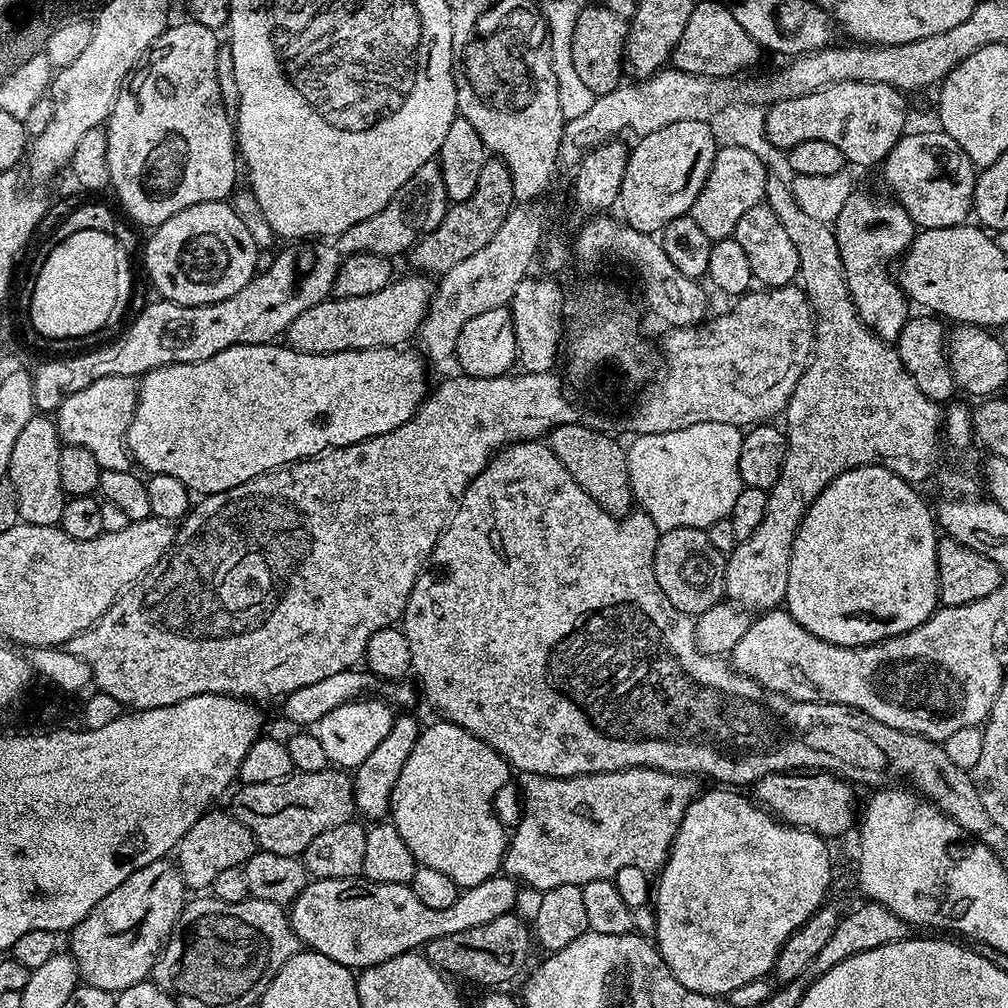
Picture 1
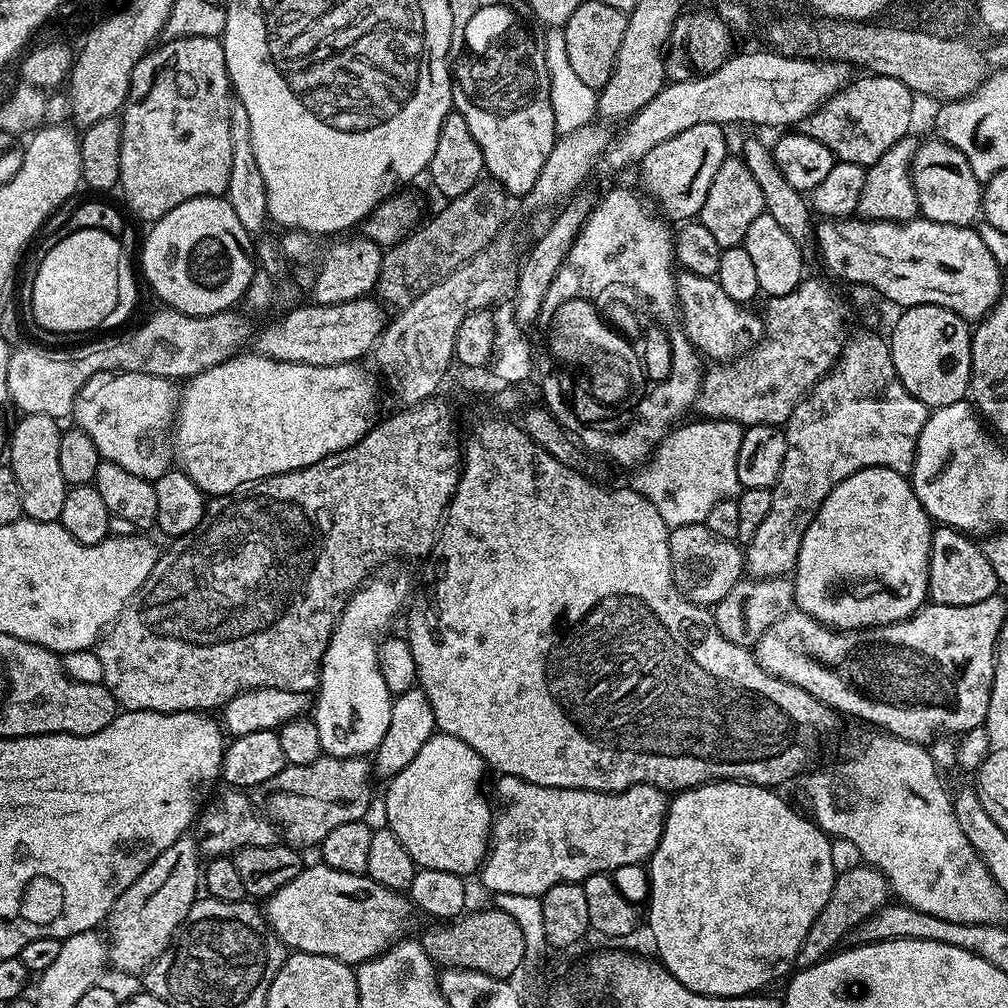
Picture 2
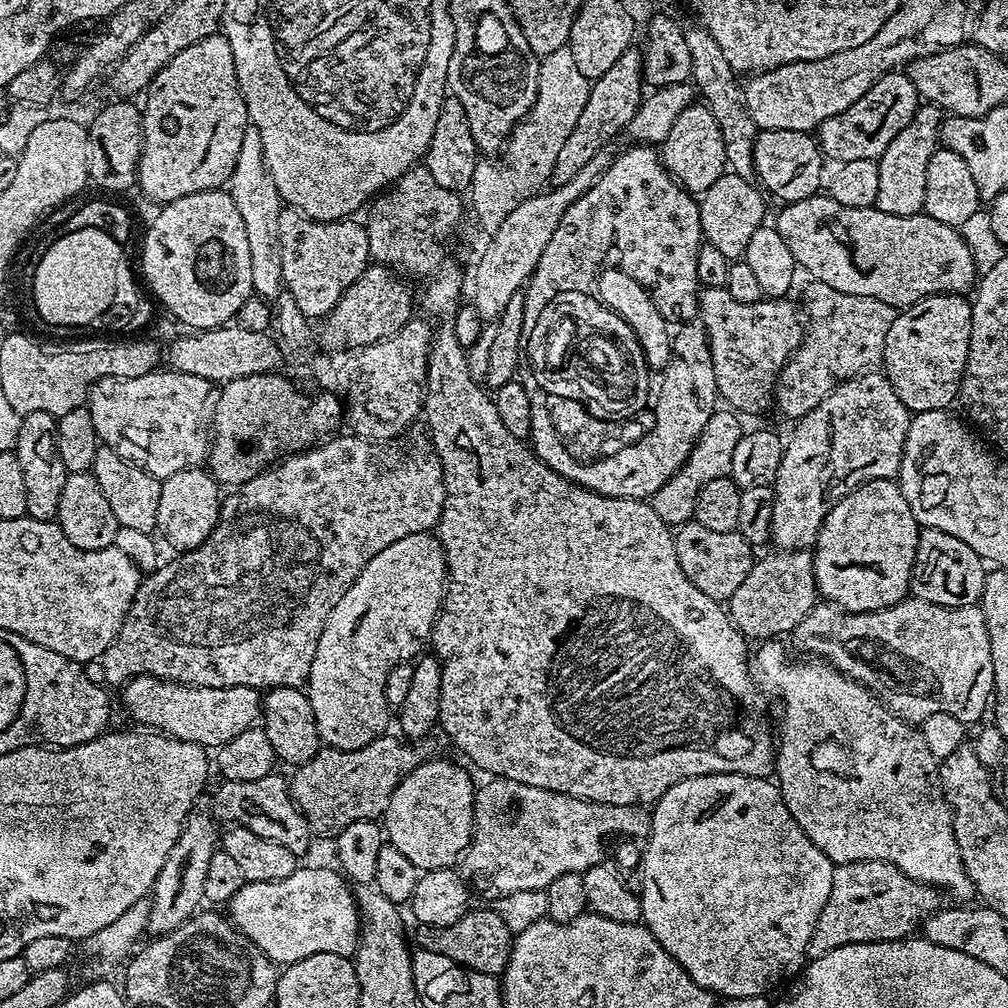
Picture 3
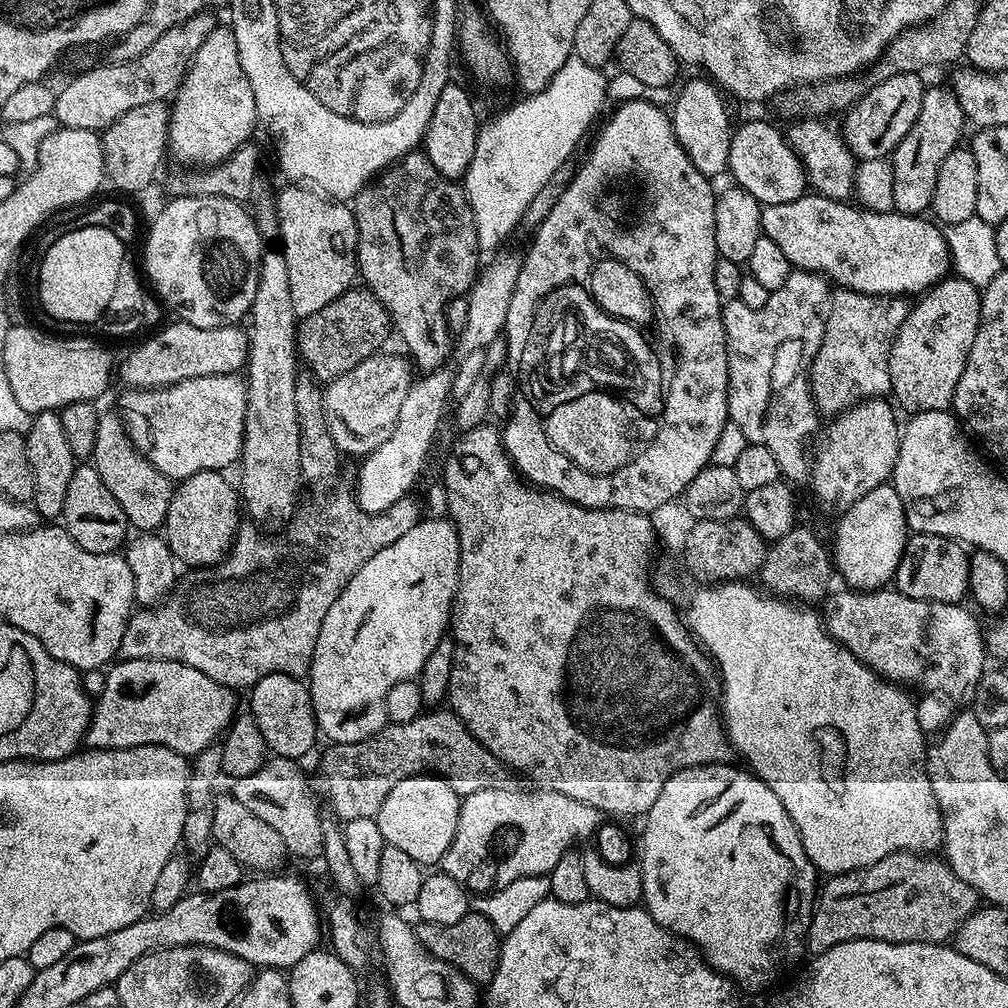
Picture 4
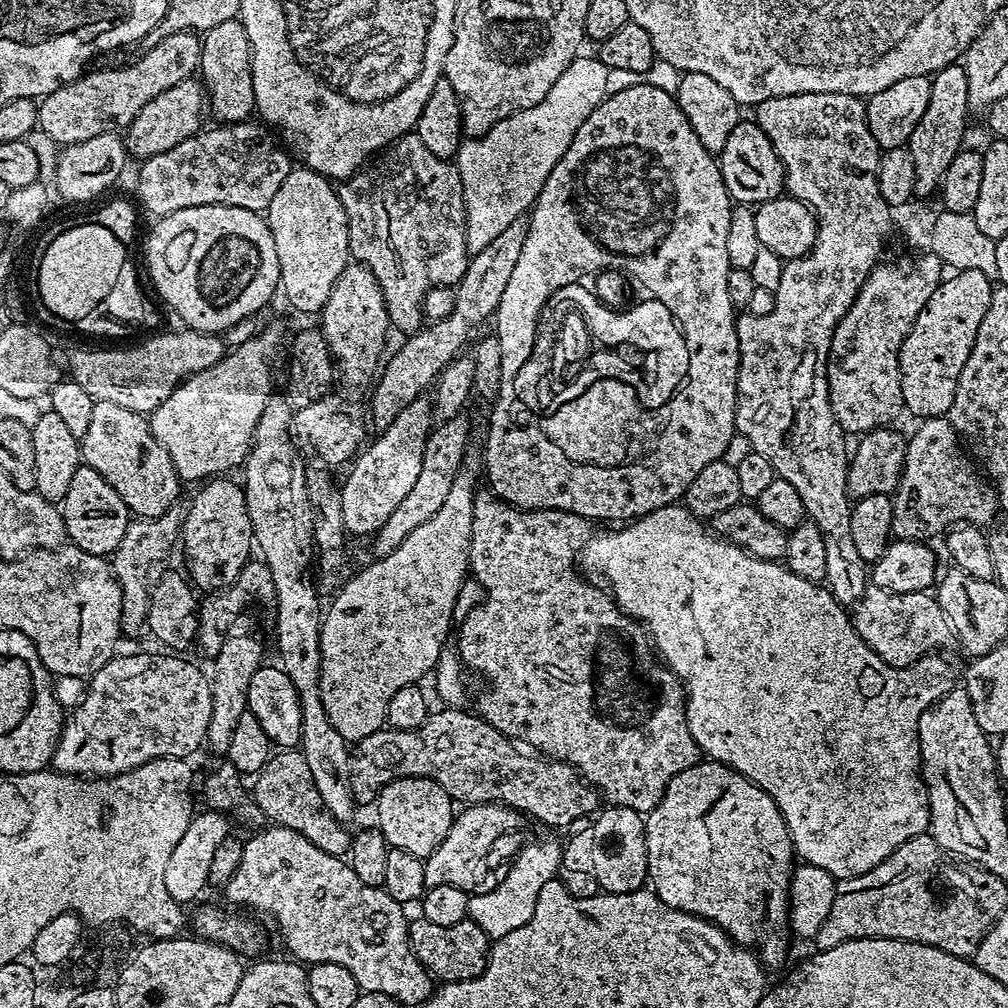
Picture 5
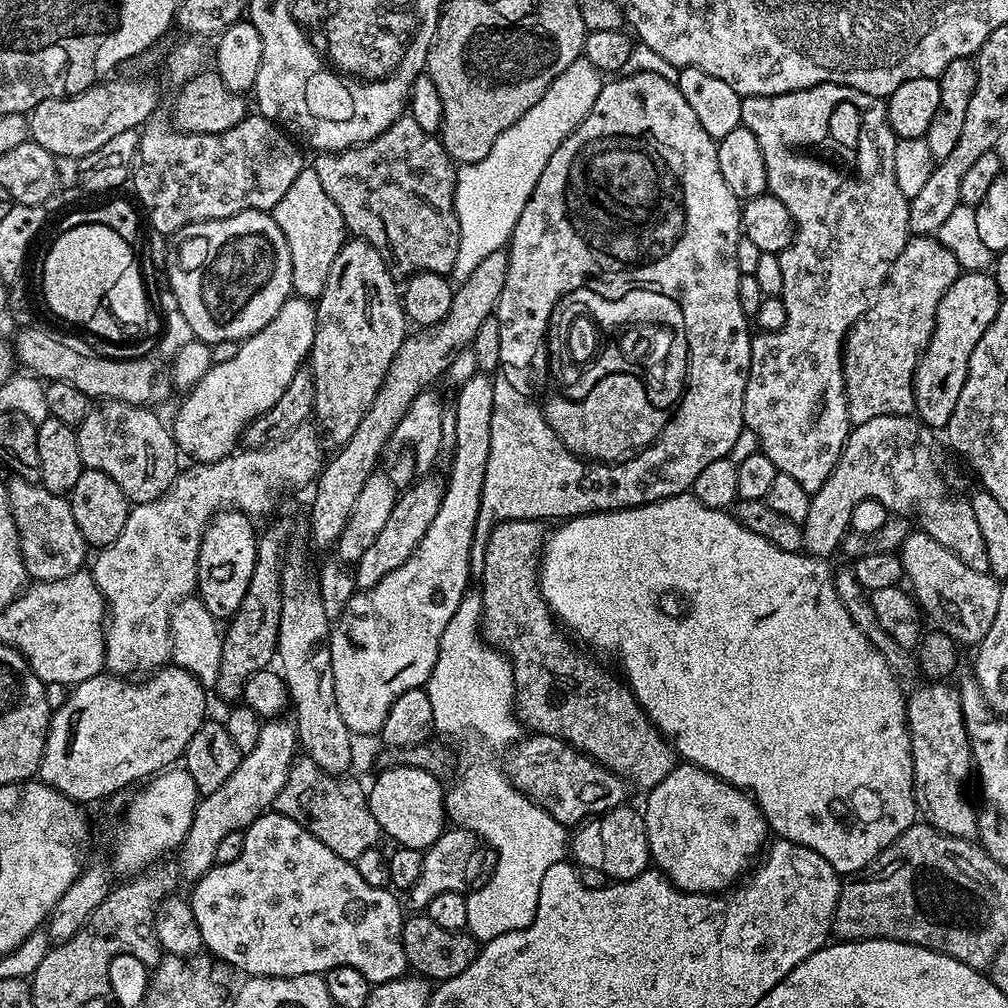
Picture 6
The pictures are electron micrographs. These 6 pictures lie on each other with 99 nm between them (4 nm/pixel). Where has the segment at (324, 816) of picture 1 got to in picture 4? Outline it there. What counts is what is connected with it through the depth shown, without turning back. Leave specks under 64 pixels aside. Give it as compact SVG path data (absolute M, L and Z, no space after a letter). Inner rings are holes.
M425 710L418 718L414 718L405 724L385 724L382 730L378 730L370 738L362 742L350 742L349 744L332 744L324 752L324 757L320 760L320 772L324 775L324 792L328 795L328 804L332 807L331 815L341 822L347 822L354 818L374 818L378 810L382 810L382 802L386 802L386 794L411 776L421 774L431 774L433 776L443 776L448 785L461 796L461 798L475 794L477 790L490 790L491 788L501 787L504 780L510 776L509 769L505 768L504 763L450 710L436 712L440 710Z

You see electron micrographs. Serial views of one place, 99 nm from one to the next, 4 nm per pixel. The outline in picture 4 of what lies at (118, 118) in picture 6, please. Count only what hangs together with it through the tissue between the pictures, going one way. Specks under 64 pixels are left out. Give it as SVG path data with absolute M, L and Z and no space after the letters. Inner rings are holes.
M205 10L190 17L184 24L174 25L144 54L132 61L107 62L101 68L92 68L81 76L76 76L64 89L56 92L54 115L62 128L100 132L108 128L126 110L134 106L146 106L150 102L167 101L180 86L180 81L188 73L194 54L202 47L202 42L218 27L218 20L211 11Z

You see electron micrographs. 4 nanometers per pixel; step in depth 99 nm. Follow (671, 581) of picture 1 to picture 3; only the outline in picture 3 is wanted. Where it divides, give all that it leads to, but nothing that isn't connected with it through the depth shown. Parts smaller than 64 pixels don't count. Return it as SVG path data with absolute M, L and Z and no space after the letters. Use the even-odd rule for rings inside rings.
M689 522L675 533L676 549L678 550L678 566L682 566L682 574L702 590L710 598L727 602L742 586L746 574L750 574L754 563L754 545L746 542L740 532L721 534L719 530L709 530L707 526Z

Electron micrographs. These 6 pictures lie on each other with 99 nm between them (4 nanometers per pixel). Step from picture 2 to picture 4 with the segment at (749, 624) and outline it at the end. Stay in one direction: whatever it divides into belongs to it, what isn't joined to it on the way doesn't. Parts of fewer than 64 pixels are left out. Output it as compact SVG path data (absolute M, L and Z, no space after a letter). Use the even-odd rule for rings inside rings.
M797 526L790 530L790 534L768 544L768 553L760 567L758 580L769 593L812 606L829 595L833 587L832 576L834 580L829 549L828 552L824 549L823 542L810 529Z

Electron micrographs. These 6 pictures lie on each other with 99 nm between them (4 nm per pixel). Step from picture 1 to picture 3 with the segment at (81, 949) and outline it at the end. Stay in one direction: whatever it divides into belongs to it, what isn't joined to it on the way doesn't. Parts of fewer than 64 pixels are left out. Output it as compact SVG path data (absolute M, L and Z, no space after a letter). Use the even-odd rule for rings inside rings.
M204 798L197 799L188 812L188 820L184 823L184 828L178 834L178 842L174 842L174 850L170 850L170 858L166 858L166 866L162 866L152 887L150 893L152 909L147 929L149 933L171 934L201 911L205 903L202 886L206 883L206 870L210 858L217 850L218 822L212 816L209 801Z

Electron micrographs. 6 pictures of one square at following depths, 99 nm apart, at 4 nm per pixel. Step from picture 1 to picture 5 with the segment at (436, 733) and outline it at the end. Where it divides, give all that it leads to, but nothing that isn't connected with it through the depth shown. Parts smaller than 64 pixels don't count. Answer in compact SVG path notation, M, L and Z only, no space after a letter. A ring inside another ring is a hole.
M413 776L386 785L374 801L375 808L380 819L378 827L388 847L406 850L406 854L421 858L430 855L438 842L446 838L446 830L450 830L454 815L454 802L438 782Z

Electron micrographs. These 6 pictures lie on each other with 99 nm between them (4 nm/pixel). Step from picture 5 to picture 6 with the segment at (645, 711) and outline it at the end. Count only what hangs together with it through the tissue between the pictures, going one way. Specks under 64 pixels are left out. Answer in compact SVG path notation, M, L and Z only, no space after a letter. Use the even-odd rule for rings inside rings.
M507 520L492 529L484 547L482 635L493 648L499 648L512 664L516 675L516 718L533 733L573 744L579 752L593 756L599 764L623 776L629 785L637 784L643 790L650 790L676 768L678 757L672 745L640 709L640 703L627 683L619 679L616 681L602 665L583 656L579 652L581 649L558 627L540 593L538 569L546 539L545 529L540 528L543 527L539 520Z

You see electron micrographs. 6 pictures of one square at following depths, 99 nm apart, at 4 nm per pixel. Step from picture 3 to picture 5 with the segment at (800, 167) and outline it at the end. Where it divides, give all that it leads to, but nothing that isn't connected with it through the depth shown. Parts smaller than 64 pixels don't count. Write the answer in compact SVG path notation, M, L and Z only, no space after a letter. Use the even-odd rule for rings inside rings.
M741 119L740 123L734 126L734 130L730 130L730 138L726 138L726 146L722 146L722 150L718 153L718 163L722 182L726 182L726 190L732 195L732 199L737 205L755 206L772 200L785 191L782 162L770 142L770 138L757 126L755 119Z

